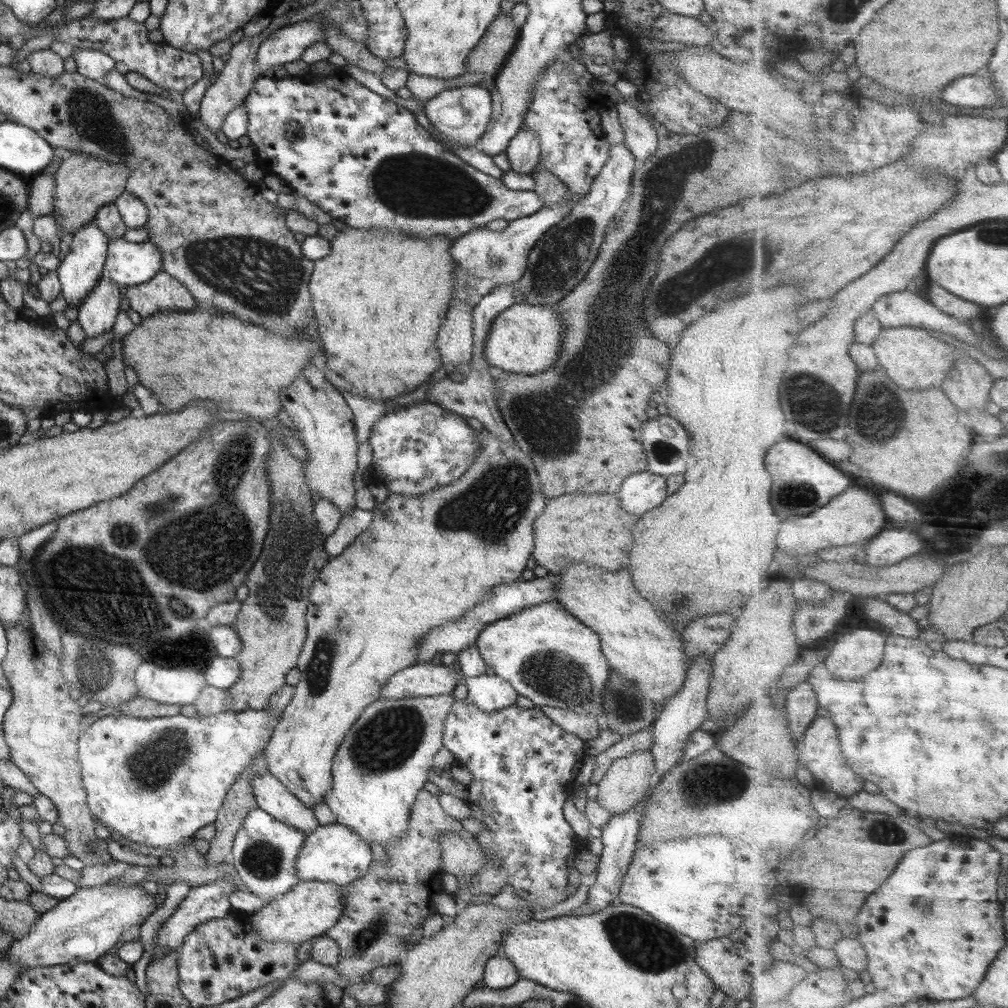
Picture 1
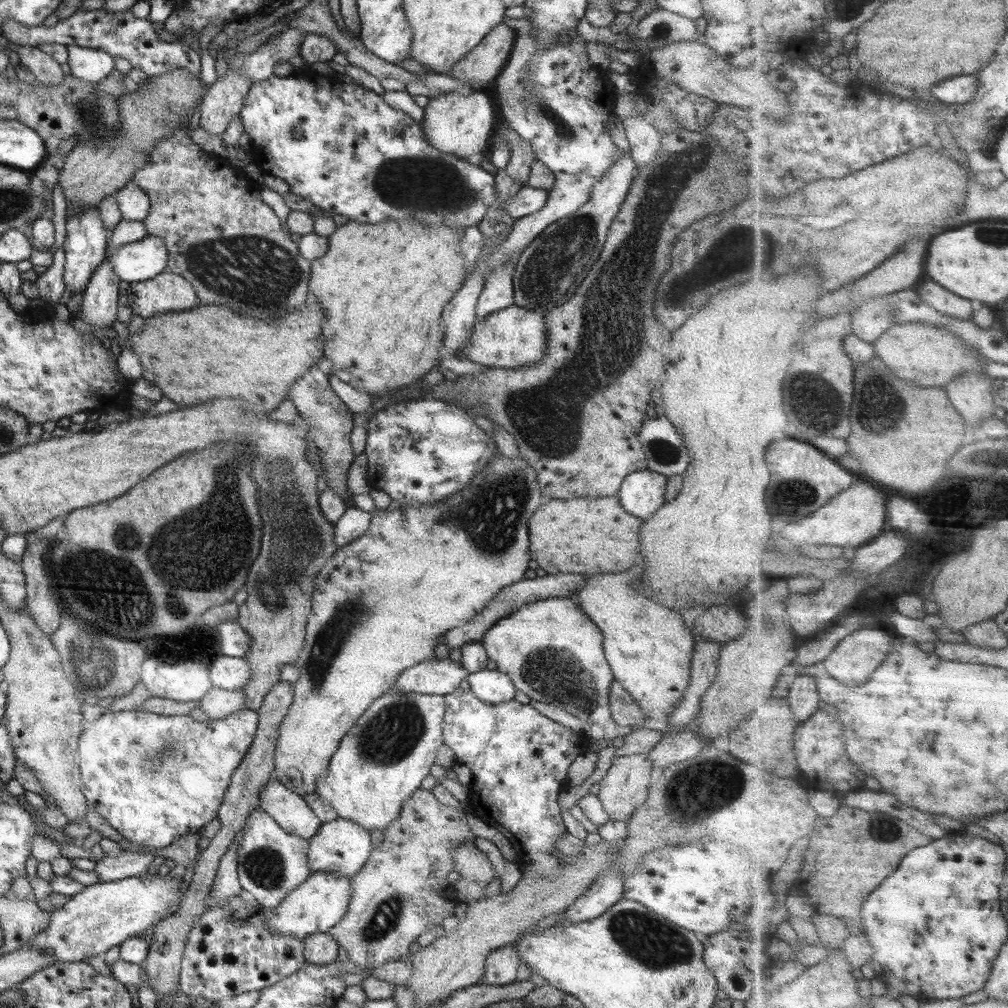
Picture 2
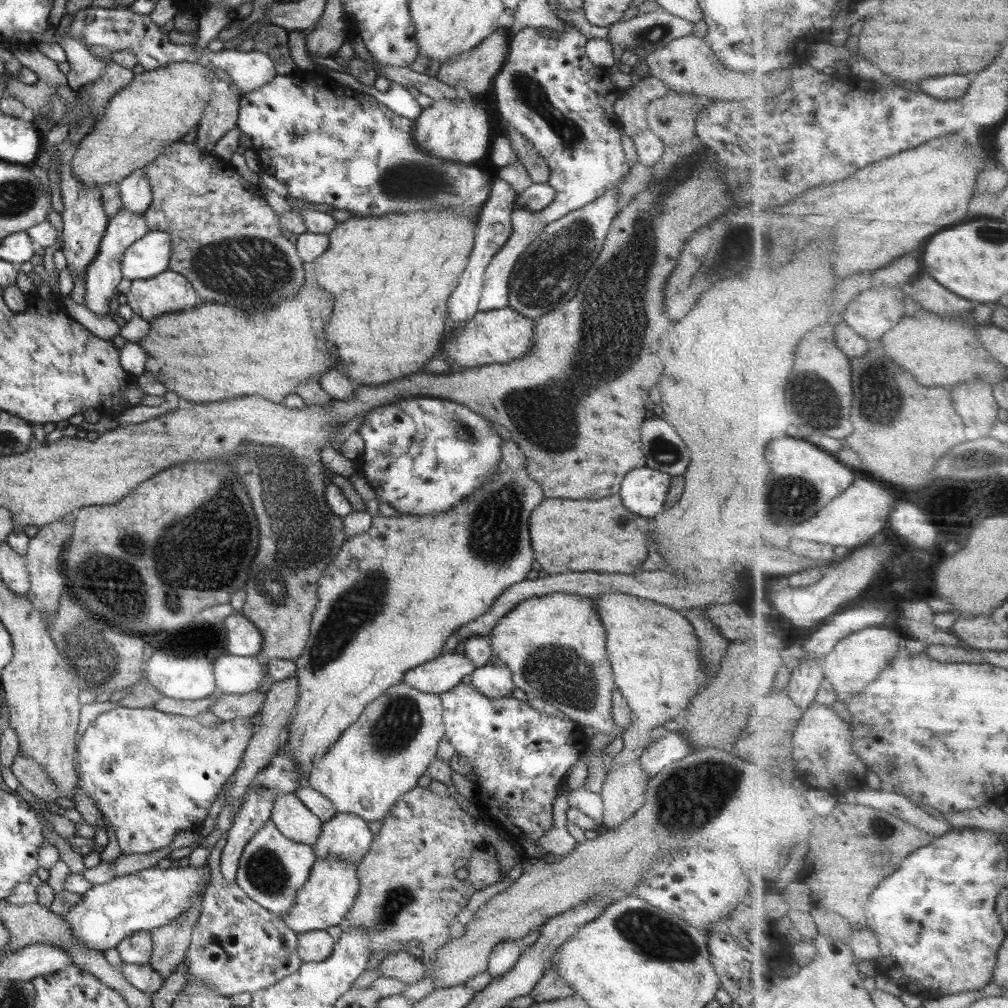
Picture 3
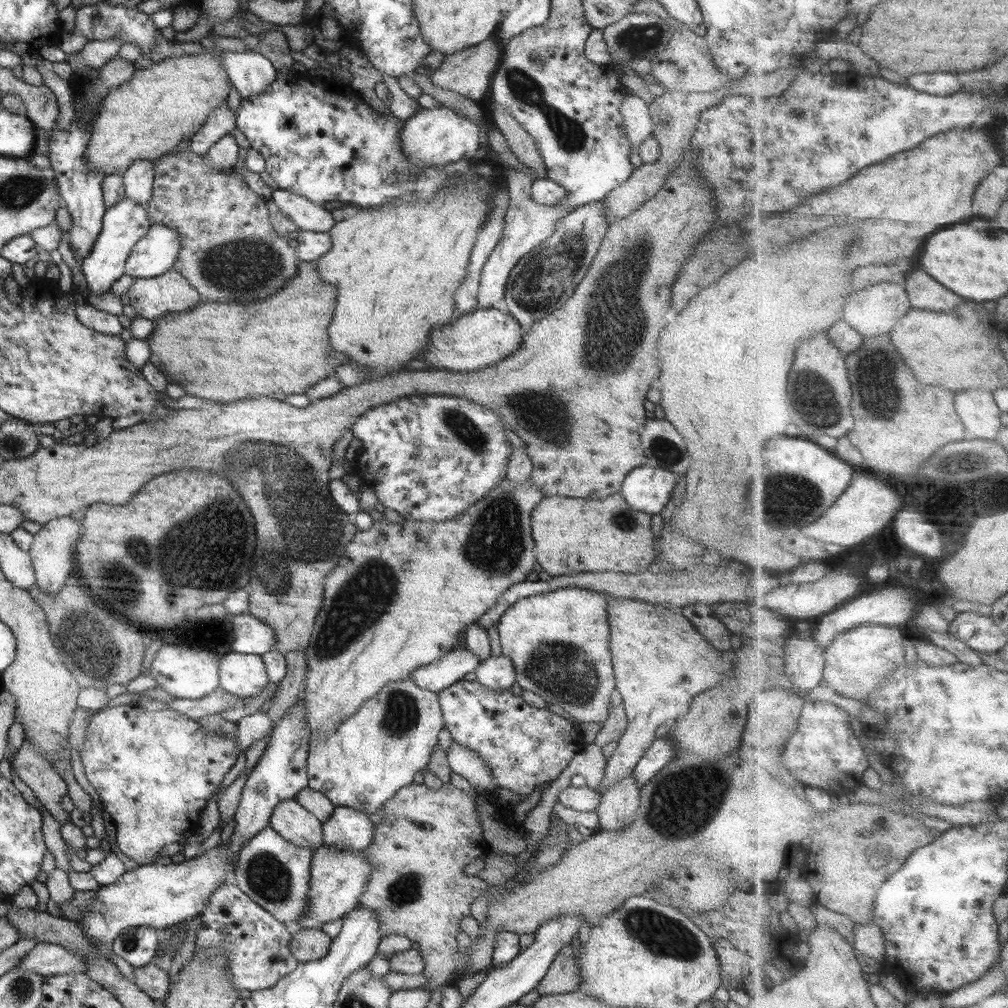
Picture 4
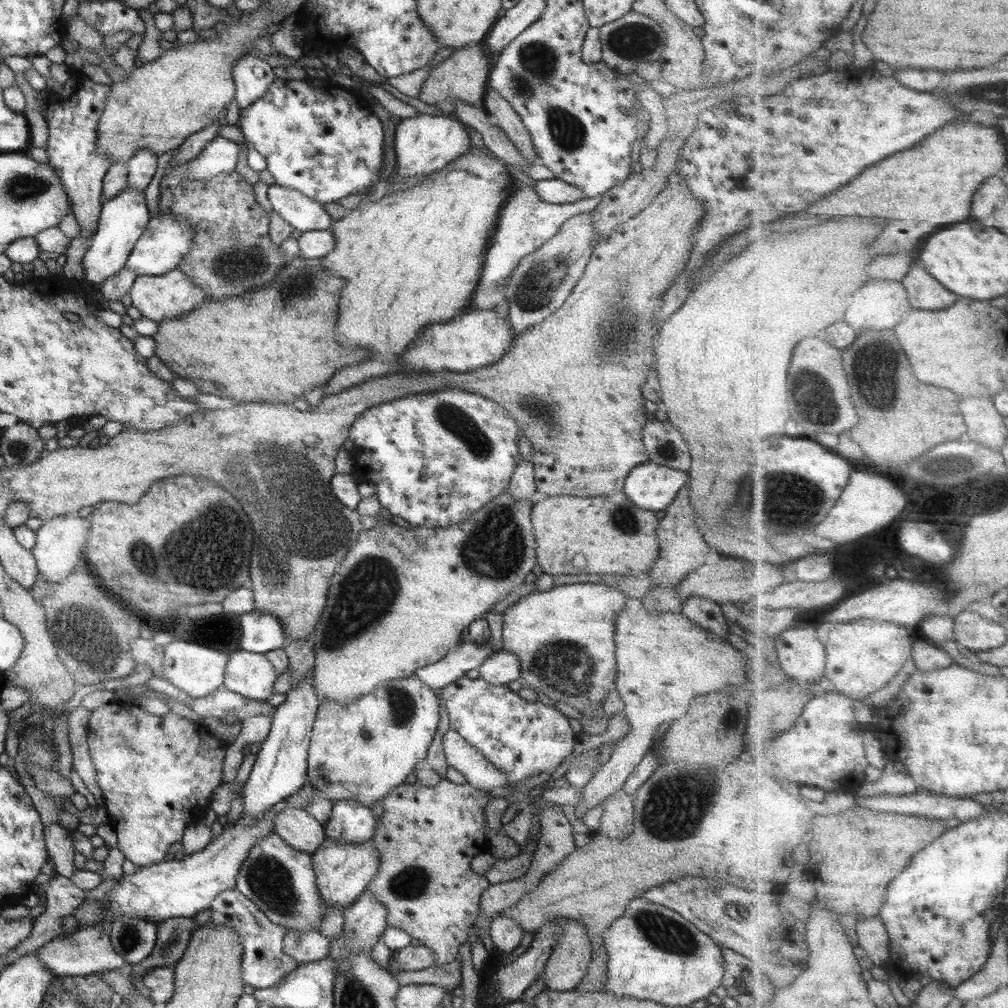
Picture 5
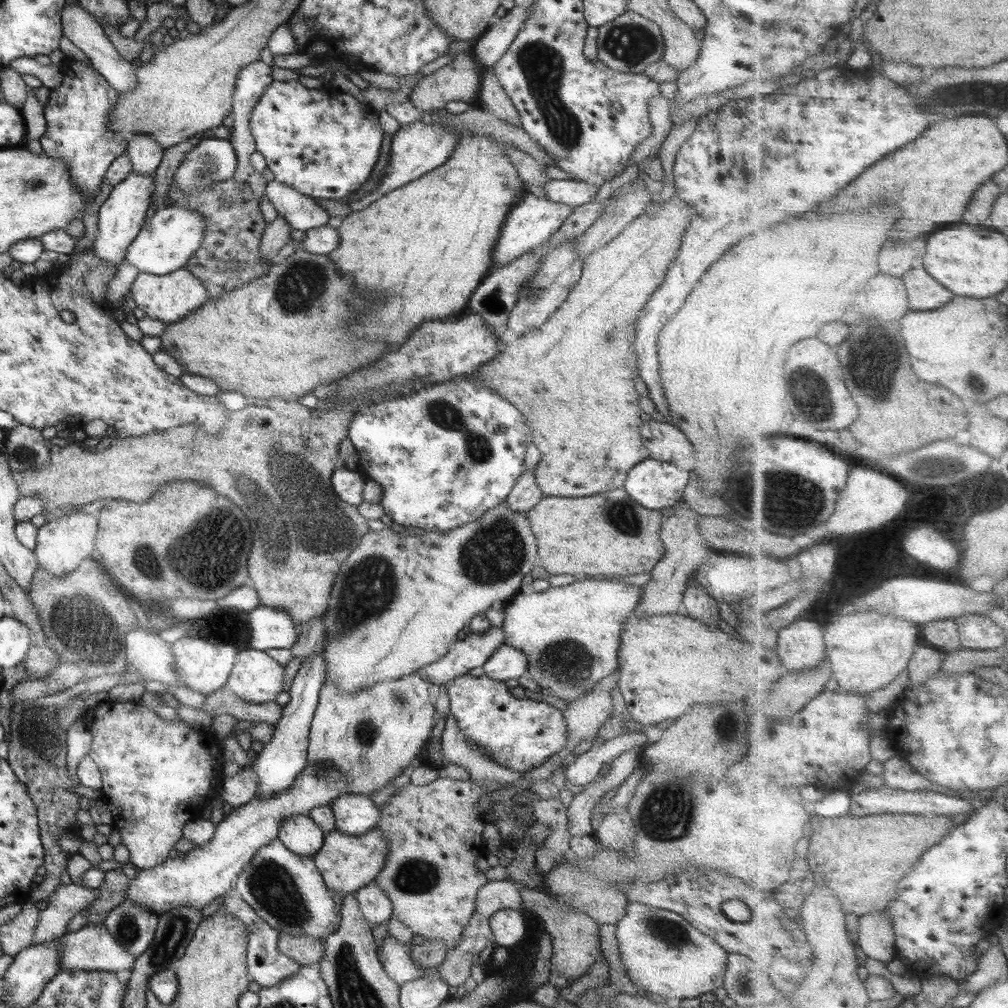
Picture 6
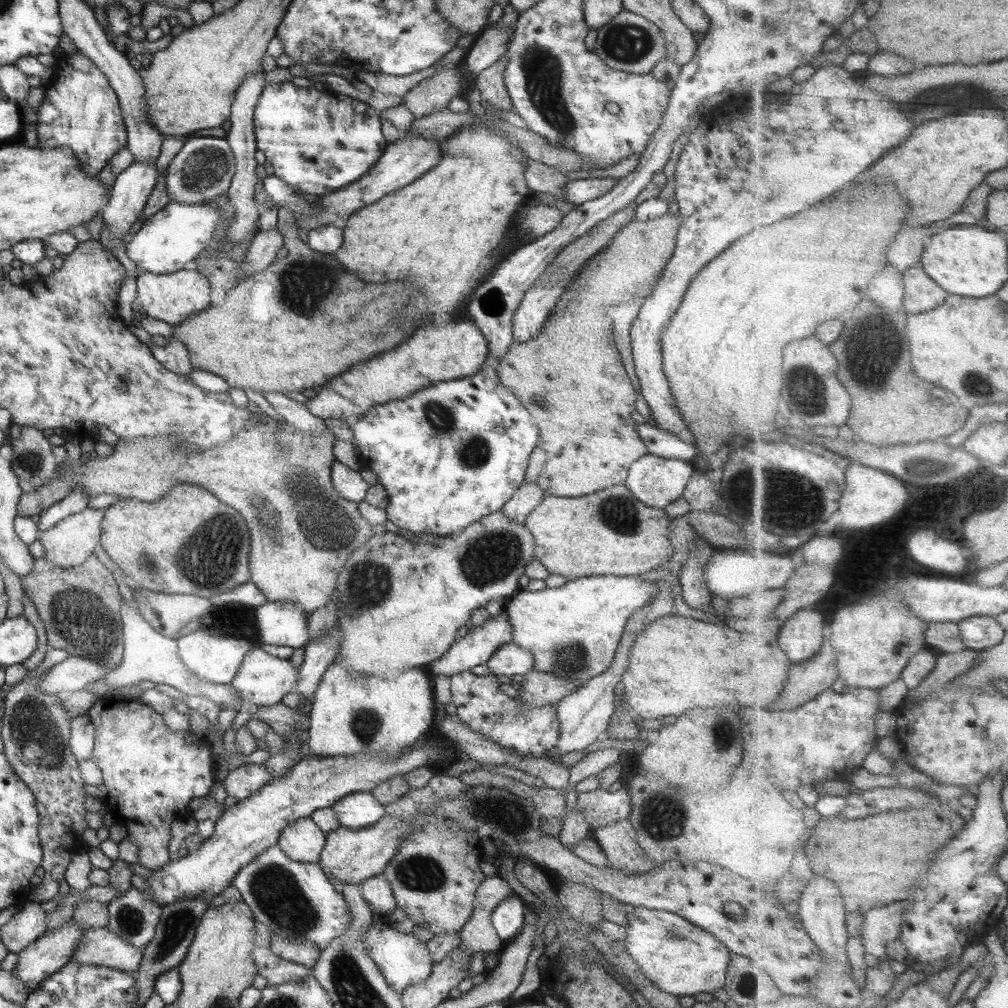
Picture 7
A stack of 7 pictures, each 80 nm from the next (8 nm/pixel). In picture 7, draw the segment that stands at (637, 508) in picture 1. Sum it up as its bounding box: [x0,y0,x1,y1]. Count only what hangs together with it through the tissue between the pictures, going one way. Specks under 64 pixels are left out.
[625,453,696,509]

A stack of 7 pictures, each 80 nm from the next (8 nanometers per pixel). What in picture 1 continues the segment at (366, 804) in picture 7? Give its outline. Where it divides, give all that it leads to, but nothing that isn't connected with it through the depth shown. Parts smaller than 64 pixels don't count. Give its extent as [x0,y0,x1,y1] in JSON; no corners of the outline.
[295,822,372,887]

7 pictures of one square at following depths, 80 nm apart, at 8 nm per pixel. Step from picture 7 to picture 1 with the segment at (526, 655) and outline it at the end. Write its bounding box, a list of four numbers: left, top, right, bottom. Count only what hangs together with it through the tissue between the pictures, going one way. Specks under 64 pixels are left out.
[462,675,519,714]

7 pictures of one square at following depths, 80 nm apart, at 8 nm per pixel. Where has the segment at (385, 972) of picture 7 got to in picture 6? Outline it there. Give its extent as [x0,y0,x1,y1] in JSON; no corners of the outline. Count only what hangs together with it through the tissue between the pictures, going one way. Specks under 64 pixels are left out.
[377,935,425,987]

